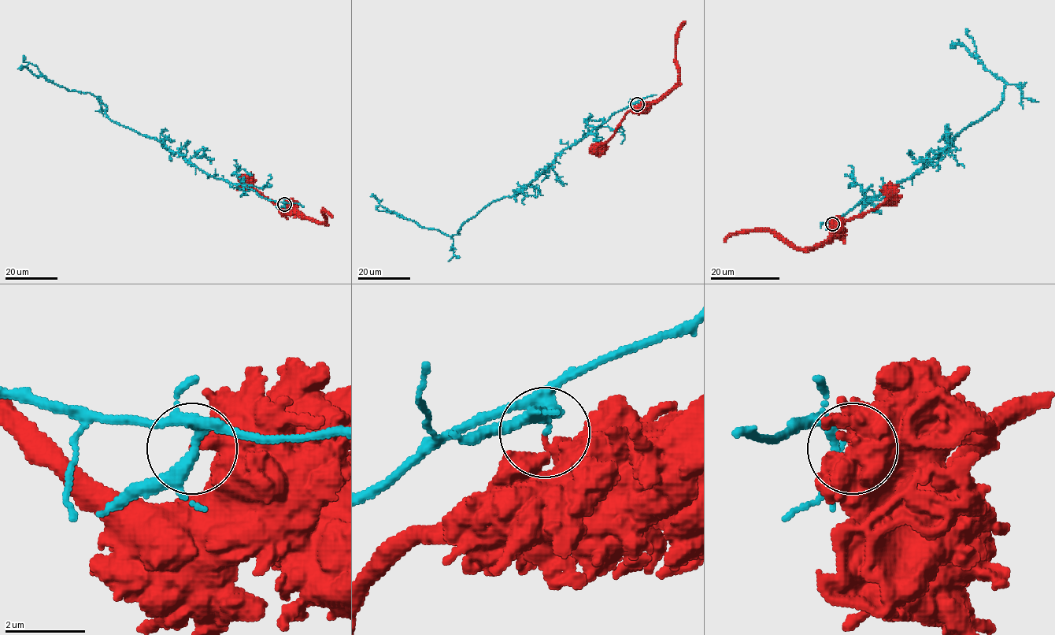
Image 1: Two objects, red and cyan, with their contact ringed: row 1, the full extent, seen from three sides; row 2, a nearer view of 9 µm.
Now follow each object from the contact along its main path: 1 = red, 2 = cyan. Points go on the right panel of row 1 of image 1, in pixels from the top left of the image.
1: (832, 224), (832, 232), (826, 239), (811, 248), (794, 248), (764, 230), (737, 231), (724, 242)
2: (832, 224), (864, 198), (908, 180), (940, 157), (968, 125), (998, 106), (1005, 83), (964, 46), (953, 46)

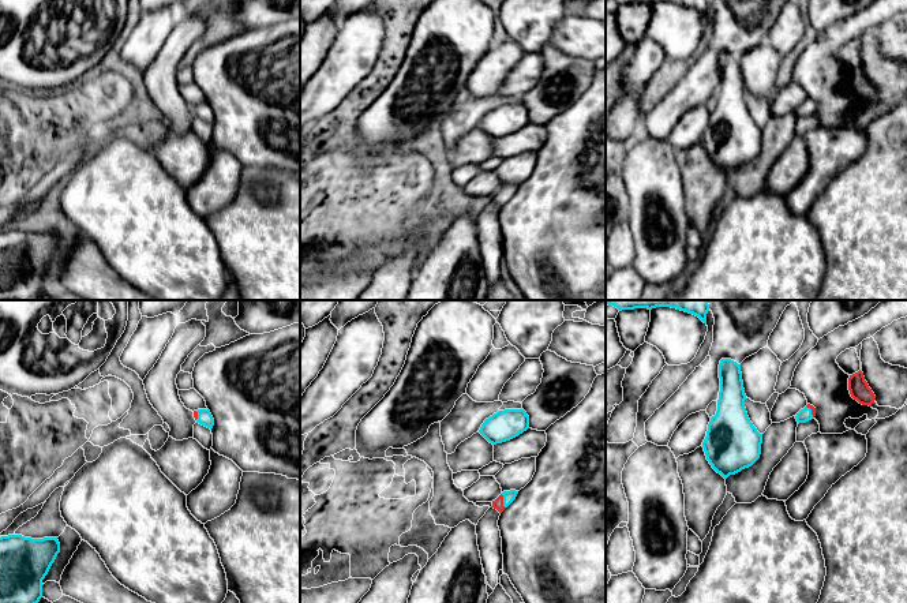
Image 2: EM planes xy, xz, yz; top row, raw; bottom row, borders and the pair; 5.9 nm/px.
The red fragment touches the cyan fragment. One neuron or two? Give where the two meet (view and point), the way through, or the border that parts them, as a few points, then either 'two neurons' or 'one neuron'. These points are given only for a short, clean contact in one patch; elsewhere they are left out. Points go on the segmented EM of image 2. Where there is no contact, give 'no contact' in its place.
meets red in xz at (502, 501); two neurons

